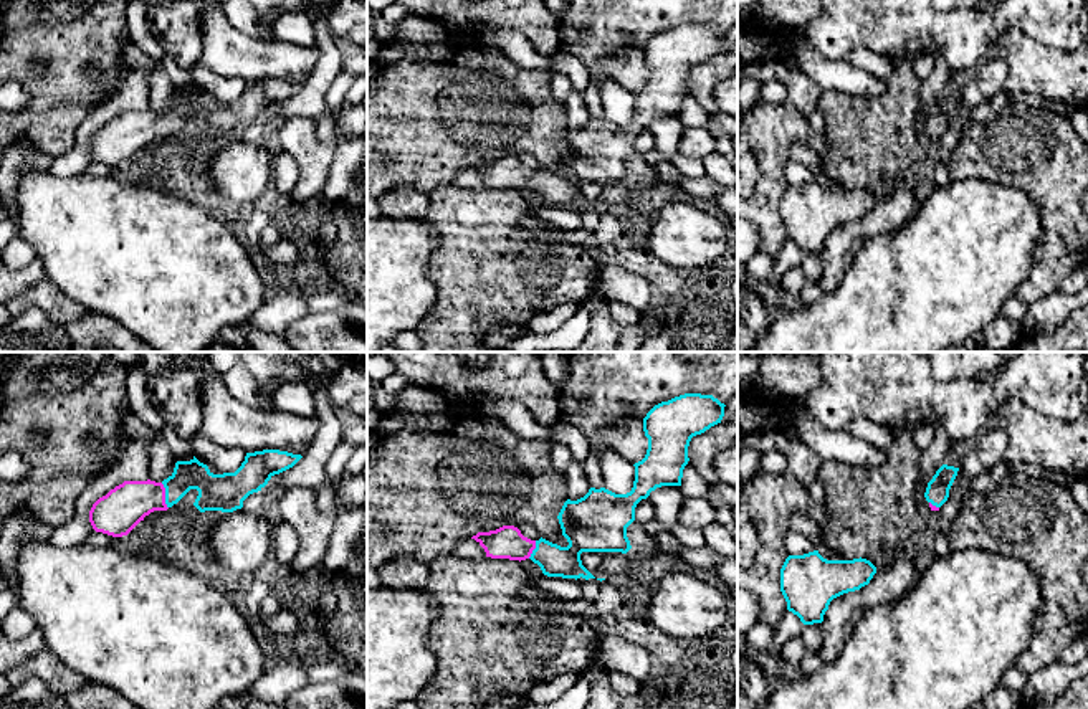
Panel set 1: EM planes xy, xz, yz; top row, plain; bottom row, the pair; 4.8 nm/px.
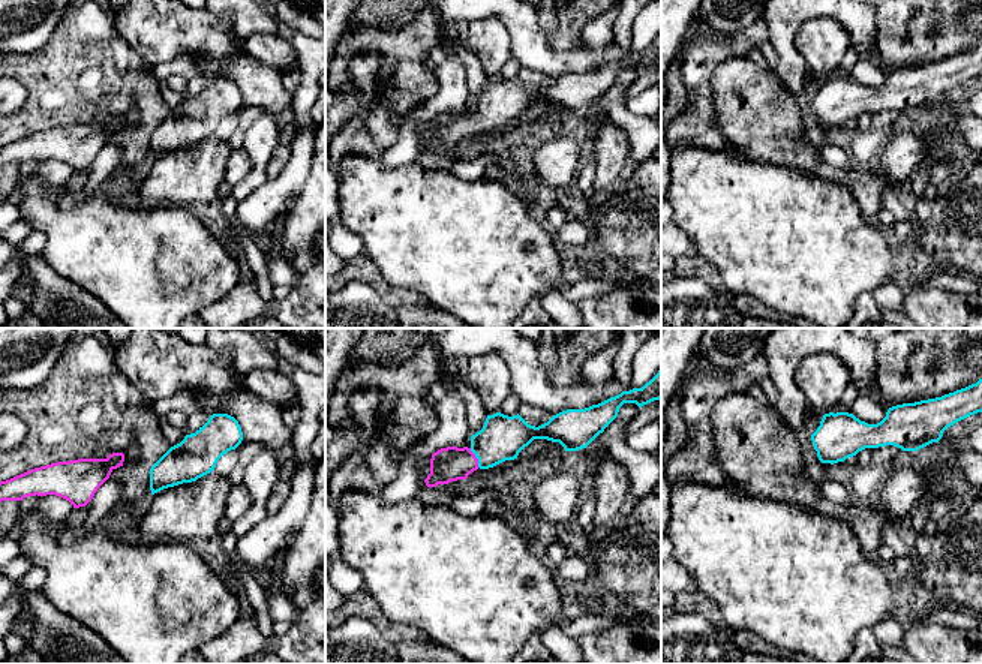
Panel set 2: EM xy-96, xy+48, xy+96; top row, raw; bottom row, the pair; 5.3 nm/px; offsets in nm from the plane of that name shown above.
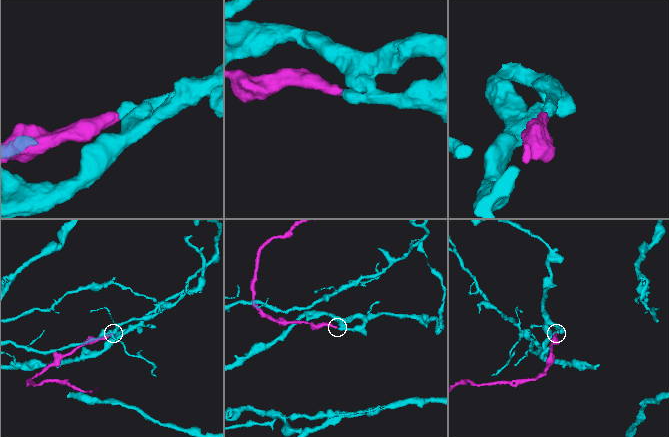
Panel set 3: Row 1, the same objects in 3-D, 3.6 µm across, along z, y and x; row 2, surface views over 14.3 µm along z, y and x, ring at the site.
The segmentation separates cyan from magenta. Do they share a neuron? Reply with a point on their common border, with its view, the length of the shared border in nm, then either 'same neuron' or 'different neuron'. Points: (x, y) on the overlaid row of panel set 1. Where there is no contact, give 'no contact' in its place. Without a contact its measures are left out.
contact xy (166, 496); length 130 nm; same neuron

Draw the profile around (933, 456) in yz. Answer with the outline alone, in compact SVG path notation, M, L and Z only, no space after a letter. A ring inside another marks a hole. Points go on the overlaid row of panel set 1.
M939 423L931 425L934 428L934 441L921 451L919 456L919 476L916 483L916 504L918 507L926 502L924 492L928 483L933 479L936 471L944 464L944 459L951 450L952 441Z

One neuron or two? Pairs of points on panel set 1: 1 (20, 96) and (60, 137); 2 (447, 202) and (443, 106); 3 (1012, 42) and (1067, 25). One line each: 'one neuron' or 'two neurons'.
1: two neurons
2: two neurons
3: two neurons

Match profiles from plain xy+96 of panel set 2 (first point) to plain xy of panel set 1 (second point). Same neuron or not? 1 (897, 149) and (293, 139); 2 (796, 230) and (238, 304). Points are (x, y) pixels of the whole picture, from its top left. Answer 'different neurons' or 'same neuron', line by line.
1: different neurons
2: same neuron

